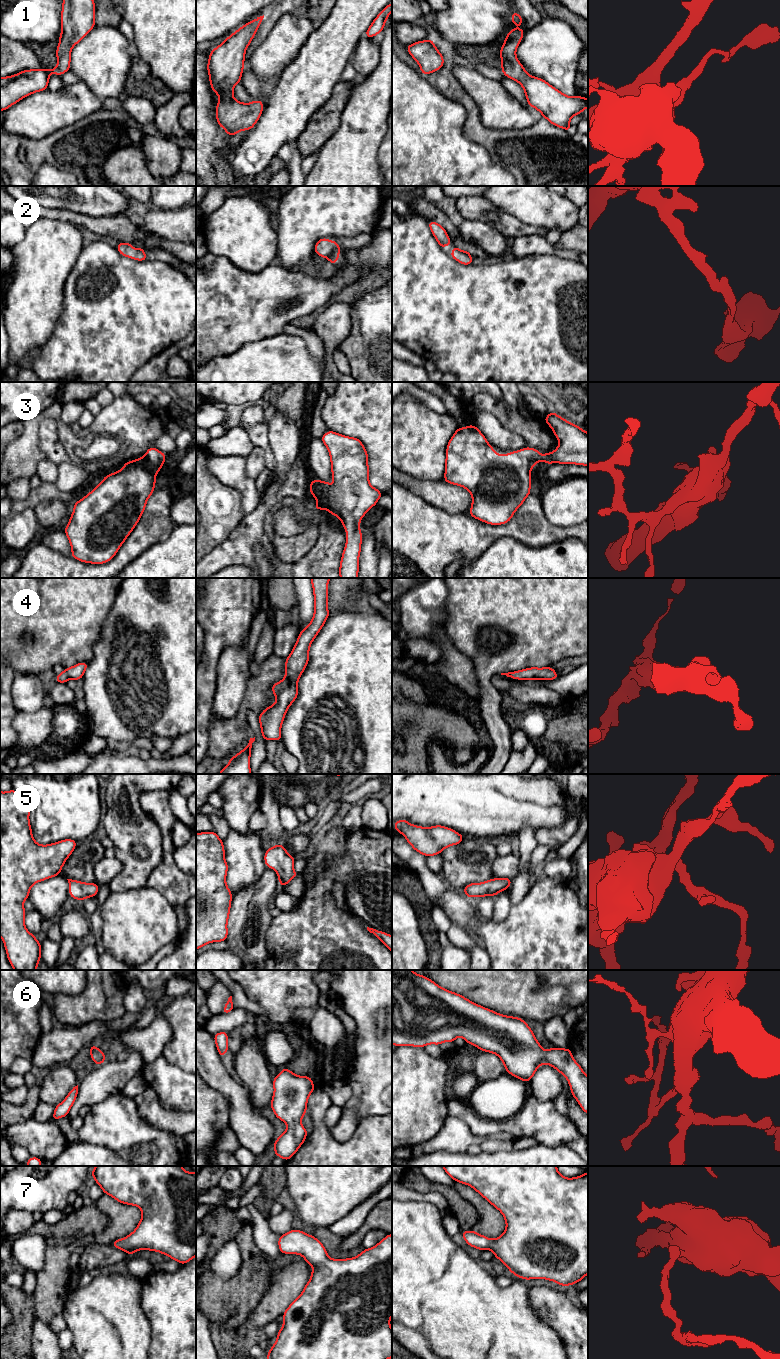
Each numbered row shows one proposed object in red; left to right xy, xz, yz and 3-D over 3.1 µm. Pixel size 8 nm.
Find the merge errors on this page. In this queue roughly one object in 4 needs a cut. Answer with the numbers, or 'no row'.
no row

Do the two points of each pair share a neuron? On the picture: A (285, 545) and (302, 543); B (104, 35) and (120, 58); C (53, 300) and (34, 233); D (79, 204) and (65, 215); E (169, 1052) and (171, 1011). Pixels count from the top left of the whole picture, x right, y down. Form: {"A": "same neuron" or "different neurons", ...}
{"A": "same neuron", "B": "same neuron", "C": "same neuron", "D": "different neurons", "E": "same neuron"}

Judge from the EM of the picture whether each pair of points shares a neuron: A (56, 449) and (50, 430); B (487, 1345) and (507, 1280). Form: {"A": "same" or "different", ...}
{"A": "same", "B": "different"}

